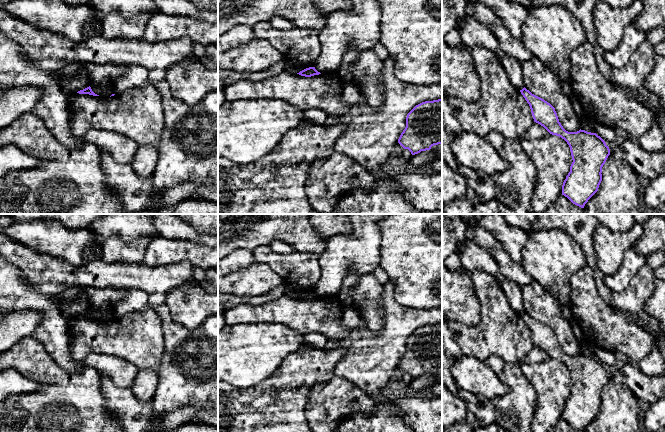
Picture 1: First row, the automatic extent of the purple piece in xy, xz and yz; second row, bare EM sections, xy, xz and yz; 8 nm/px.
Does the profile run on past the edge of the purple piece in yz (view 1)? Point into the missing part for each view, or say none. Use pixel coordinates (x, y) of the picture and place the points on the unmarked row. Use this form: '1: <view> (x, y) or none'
1: none

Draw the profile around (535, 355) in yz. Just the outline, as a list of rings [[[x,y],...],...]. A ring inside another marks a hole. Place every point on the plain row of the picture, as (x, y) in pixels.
[[[534,346],[524,357],[524,363],[540,363],[548,360],[550,357],[540,348]]]

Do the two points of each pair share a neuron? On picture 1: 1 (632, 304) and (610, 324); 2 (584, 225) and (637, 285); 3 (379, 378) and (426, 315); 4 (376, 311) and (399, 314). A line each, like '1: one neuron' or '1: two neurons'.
1: two neurons
2: one neuron
3: one neuron
4: two neurons

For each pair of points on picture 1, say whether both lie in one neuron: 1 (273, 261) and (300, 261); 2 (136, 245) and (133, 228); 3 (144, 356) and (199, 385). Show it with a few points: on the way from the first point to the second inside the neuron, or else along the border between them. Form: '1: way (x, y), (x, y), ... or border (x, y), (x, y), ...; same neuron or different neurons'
1: way (280, 263), (293, 263); same neuron
2: border (112, 236), (127, 242), (139, 237), (150, 239); different neurons
3: border (165, 342), (165, 350), (158, 376); different neurons

